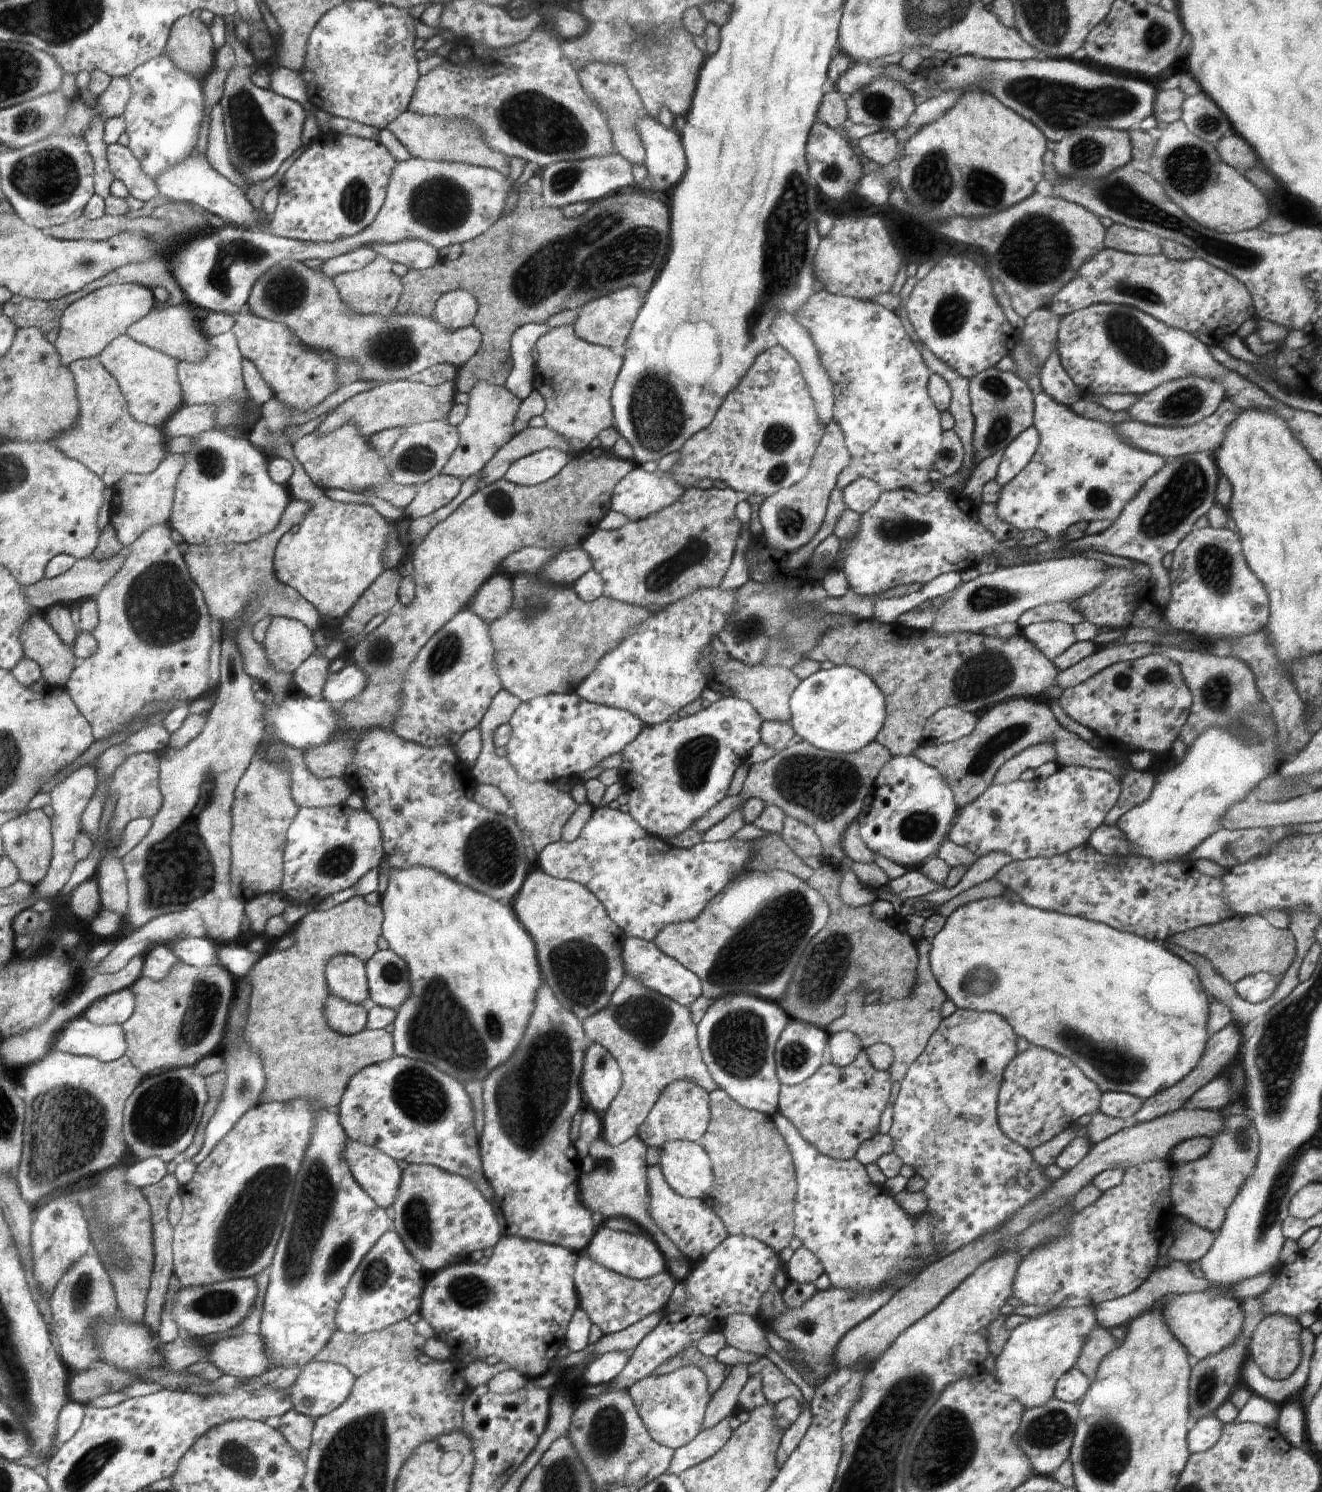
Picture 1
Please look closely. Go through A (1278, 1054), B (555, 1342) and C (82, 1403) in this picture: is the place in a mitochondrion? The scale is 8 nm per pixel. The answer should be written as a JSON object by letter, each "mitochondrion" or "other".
{"A":"mitochondrion","B":"other","C":"other"}

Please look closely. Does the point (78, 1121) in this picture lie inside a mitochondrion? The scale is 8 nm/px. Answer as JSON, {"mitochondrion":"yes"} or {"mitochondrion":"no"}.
{"mitochondrion":"yes"}

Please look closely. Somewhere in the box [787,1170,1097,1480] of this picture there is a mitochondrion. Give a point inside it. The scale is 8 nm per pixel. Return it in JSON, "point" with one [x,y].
{"point":[1047,1429]}

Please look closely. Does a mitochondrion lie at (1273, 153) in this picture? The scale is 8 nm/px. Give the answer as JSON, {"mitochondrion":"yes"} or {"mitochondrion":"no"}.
{"mitochondrion":"no"}

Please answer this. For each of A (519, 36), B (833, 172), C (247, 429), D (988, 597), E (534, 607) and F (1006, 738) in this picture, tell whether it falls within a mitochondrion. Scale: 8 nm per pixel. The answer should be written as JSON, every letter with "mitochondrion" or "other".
{"A":"other","B":"mitochondrion","C":"other","D":"mitochondrion","E":"mitochondrion","F":"mitochondrion"}

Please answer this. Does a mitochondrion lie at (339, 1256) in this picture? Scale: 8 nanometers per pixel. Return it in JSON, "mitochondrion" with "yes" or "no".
{"mitochondrion":"yes"}

